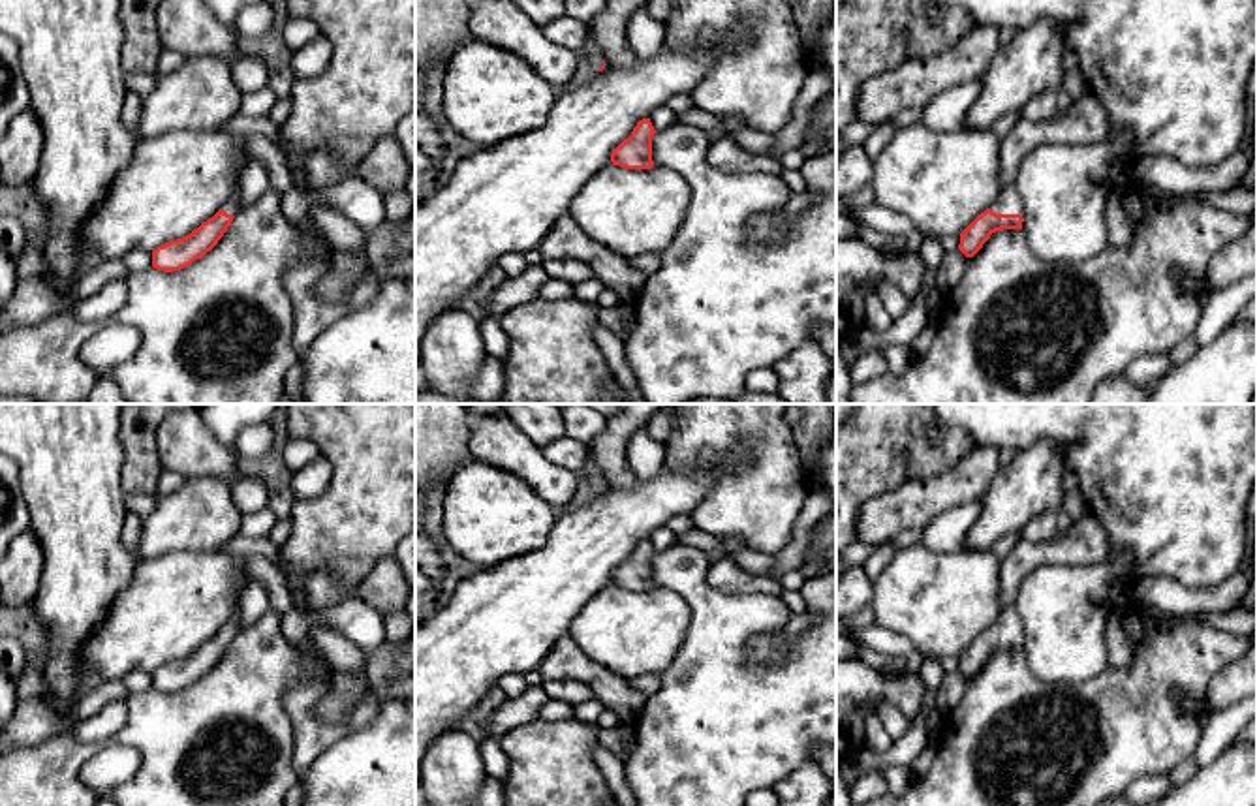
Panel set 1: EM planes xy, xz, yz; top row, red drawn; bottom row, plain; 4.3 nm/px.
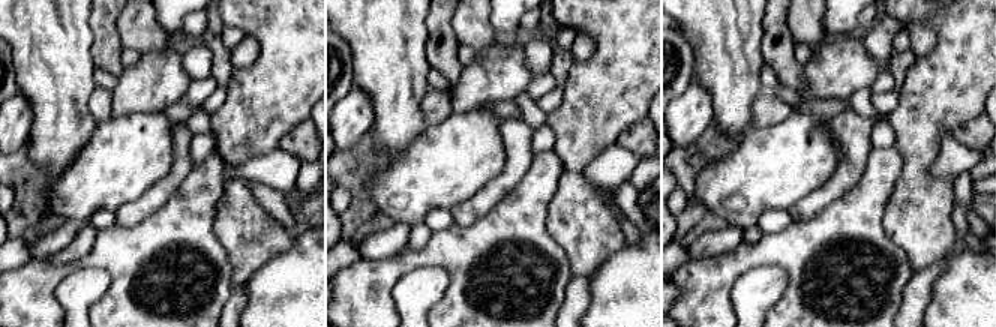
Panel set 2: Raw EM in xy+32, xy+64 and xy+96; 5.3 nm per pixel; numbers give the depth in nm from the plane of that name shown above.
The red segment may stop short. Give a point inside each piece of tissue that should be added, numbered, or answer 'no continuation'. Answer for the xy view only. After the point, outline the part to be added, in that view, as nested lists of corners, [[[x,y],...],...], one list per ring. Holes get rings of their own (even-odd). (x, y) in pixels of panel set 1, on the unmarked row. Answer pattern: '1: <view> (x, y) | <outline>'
1: xy (232, 626) | [[[239,609],[231,614],[231,618],[222,626],[222,631],[227,635],[237,635],[241,631],[241,614]]]

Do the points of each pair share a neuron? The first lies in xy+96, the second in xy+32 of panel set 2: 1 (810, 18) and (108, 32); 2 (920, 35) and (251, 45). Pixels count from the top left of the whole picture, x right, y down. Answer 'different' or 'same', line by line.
1: different
2: same

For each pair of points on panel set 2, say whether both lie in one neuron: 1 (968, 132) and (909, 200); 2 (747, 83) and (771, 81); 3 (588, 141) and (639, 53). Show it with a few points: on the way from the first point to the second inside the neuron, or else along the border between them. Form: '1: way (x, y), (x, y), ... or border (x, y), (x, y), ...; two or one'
1: border (980, 114), (966, 120), (953, 132); two
2: border (764, 60), (761, 71), (762, 89); two
3: way (590, 119), (599, 102), (623, 75); one

